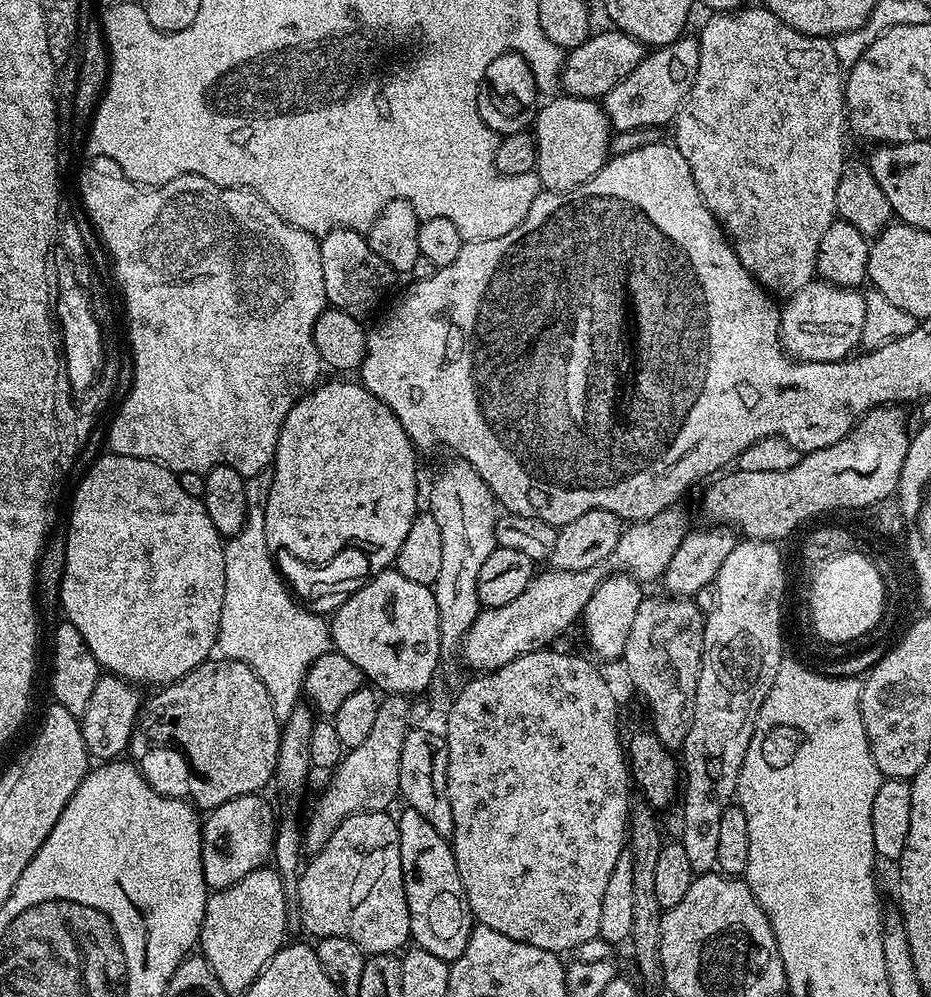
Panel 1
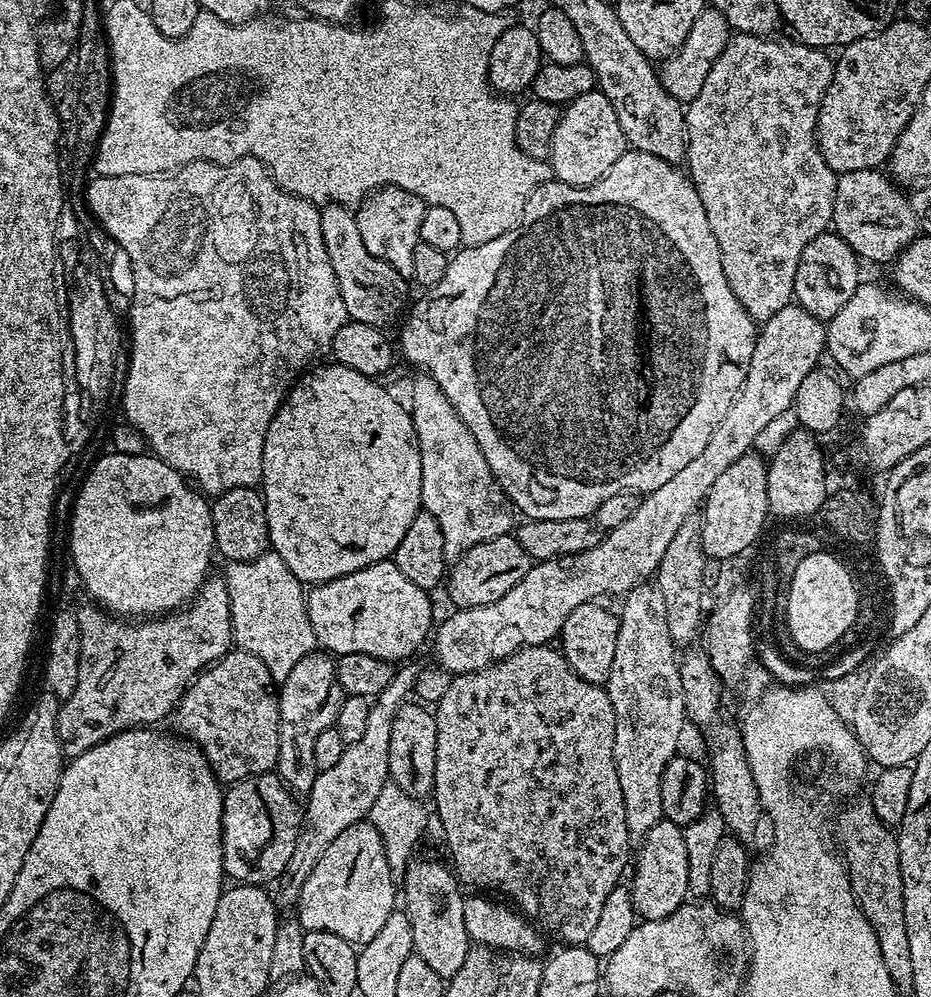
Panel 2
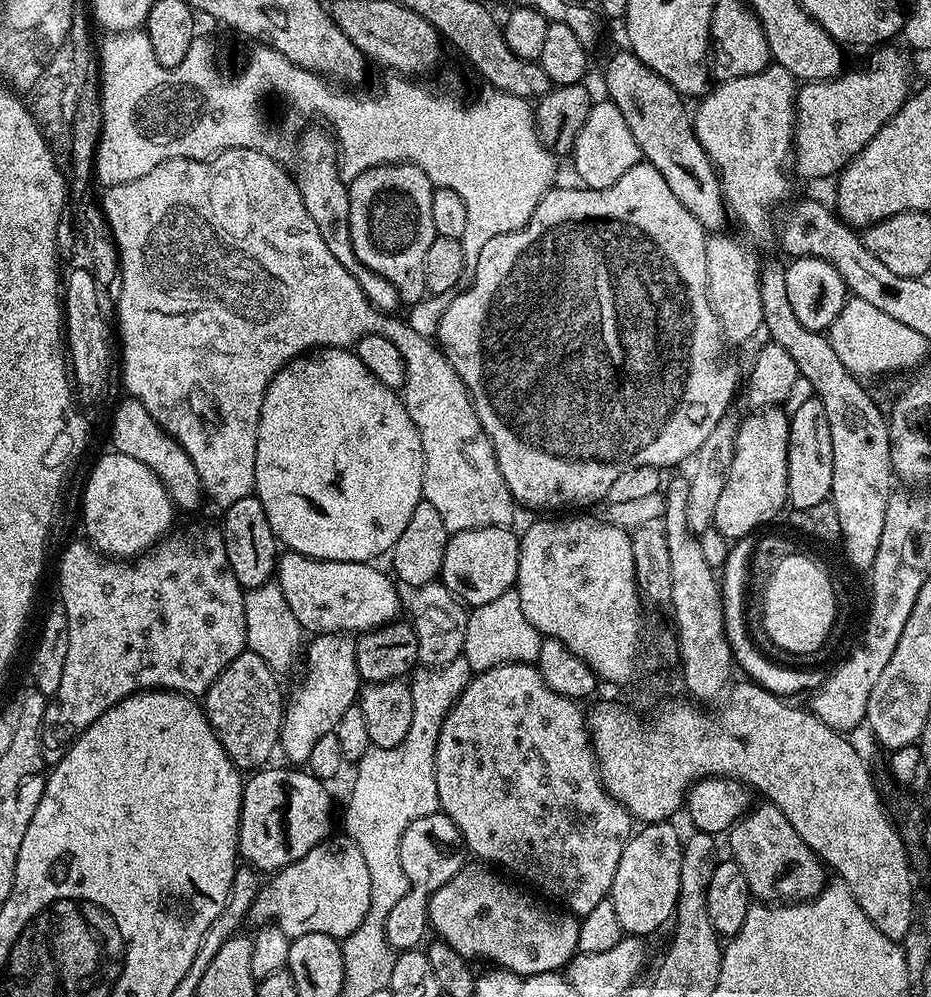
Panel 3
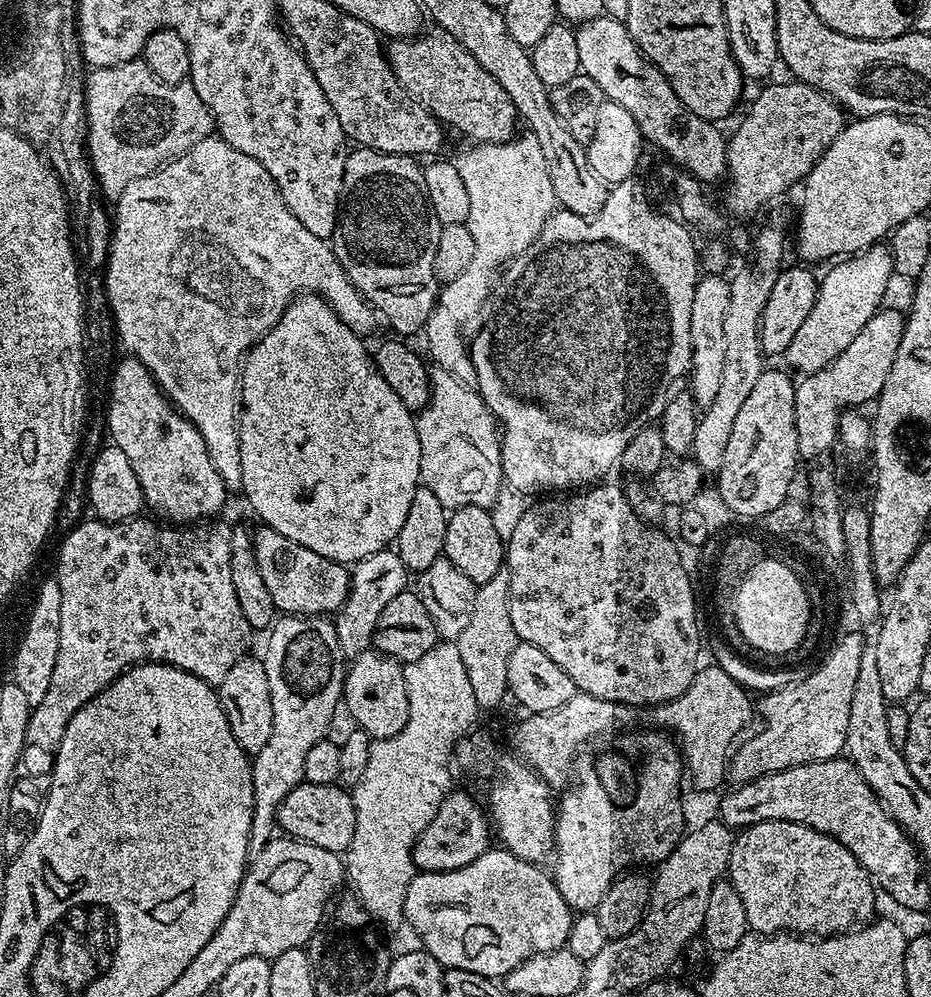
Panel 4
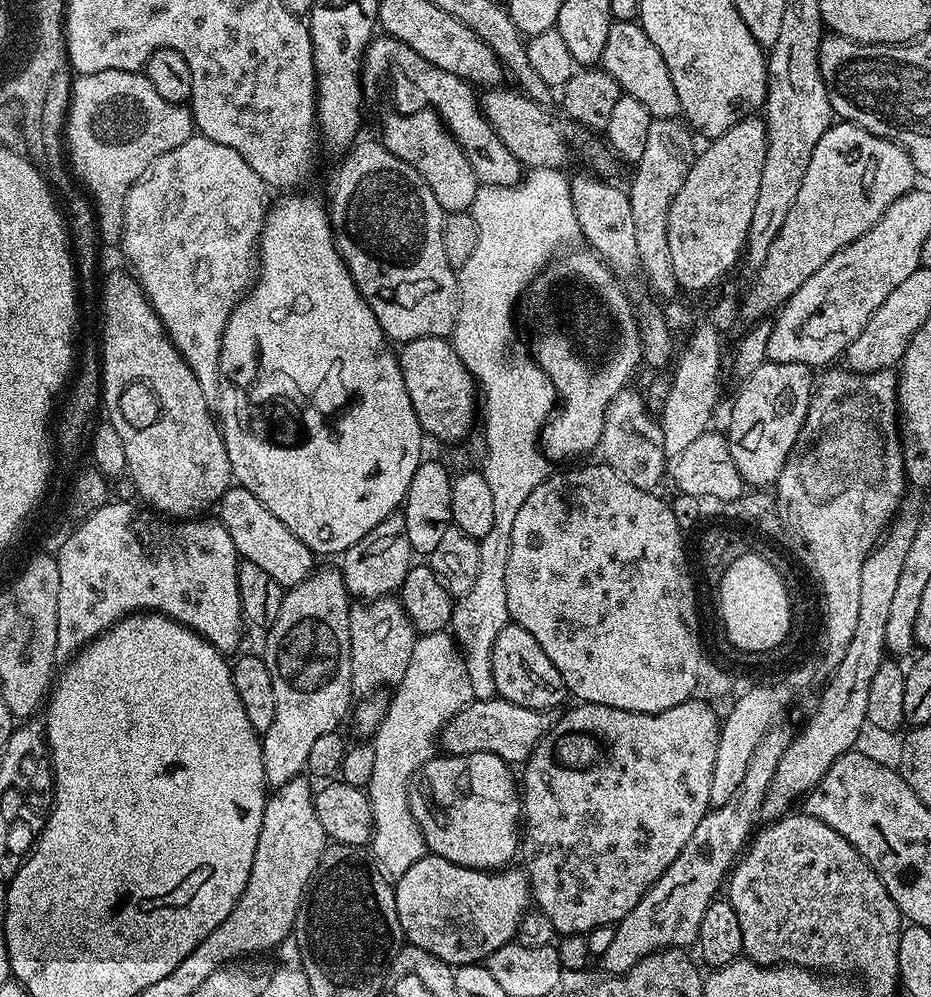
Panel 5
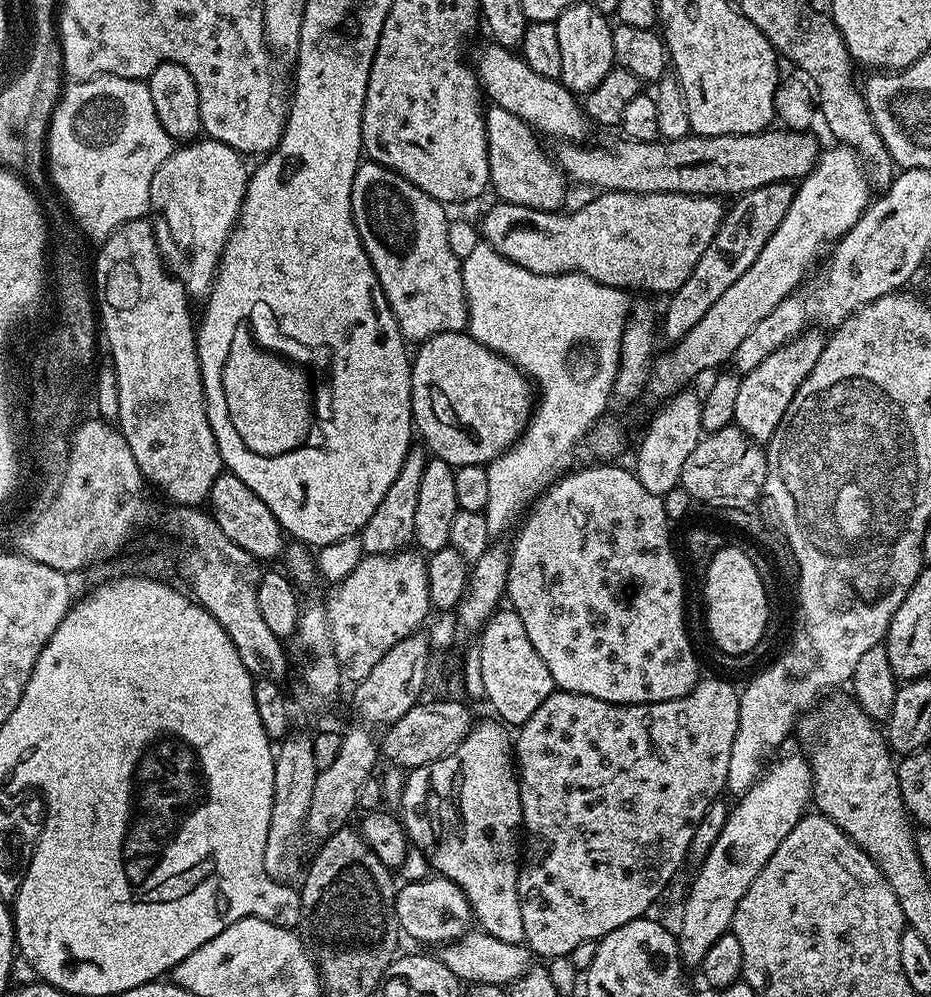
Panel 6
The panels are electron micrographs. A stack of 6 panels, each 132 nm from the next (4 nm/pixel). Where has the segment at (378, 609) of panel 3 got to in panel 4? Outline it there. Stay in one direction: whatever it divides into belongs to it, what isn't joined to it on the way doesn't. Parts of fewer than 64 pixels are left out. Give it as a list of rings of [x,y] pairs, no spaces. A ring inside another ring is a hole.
[[[261,527],[251,533],[252,549],[277,609],[284,614],[332,614],[343,609],[348,598],[349,569],[322,558],[322,554],[314,554],[314,550],[306,550],[306,546],[286,538],[274,528]]]

